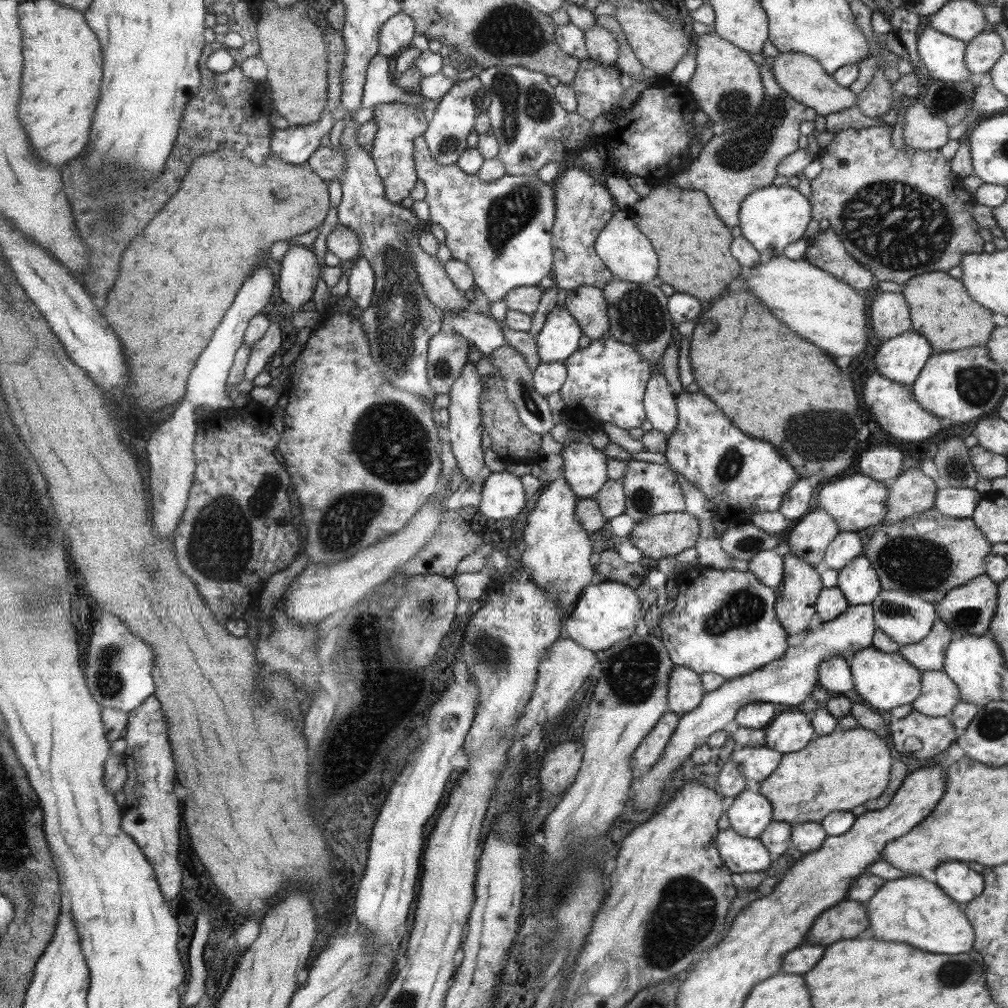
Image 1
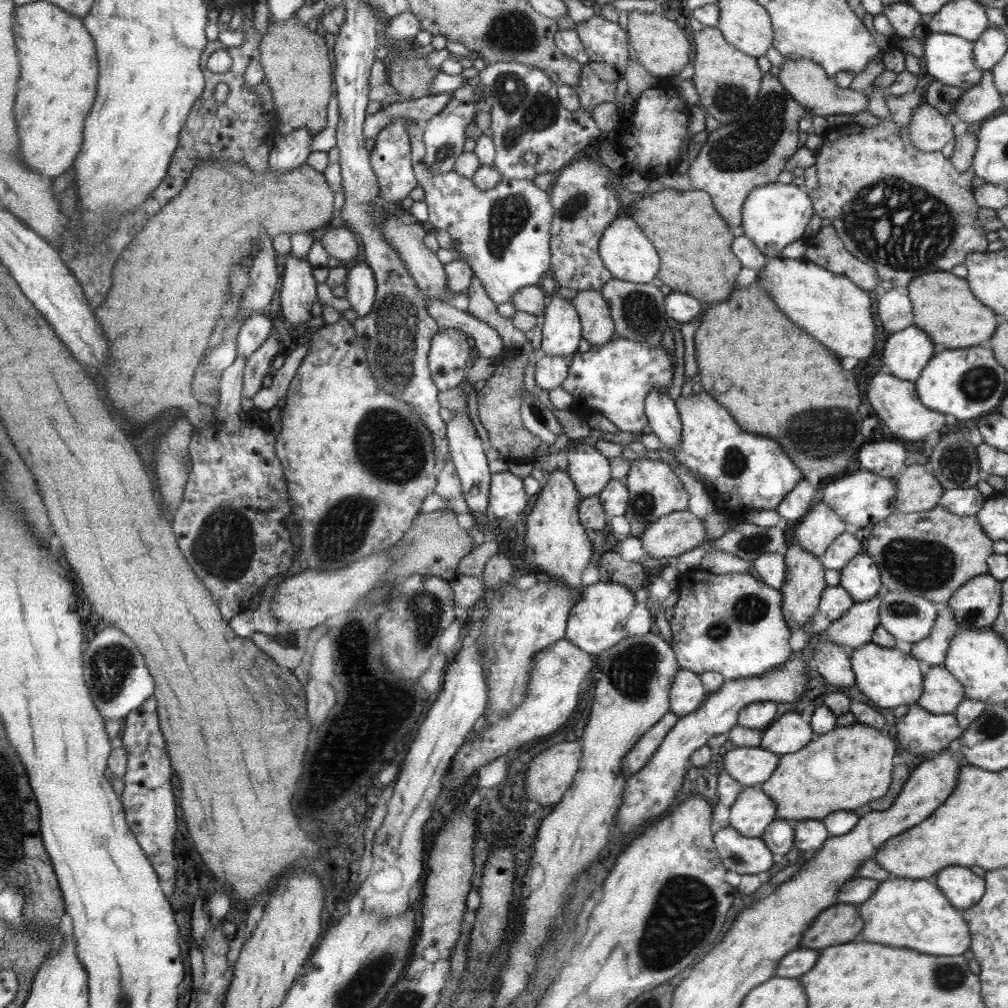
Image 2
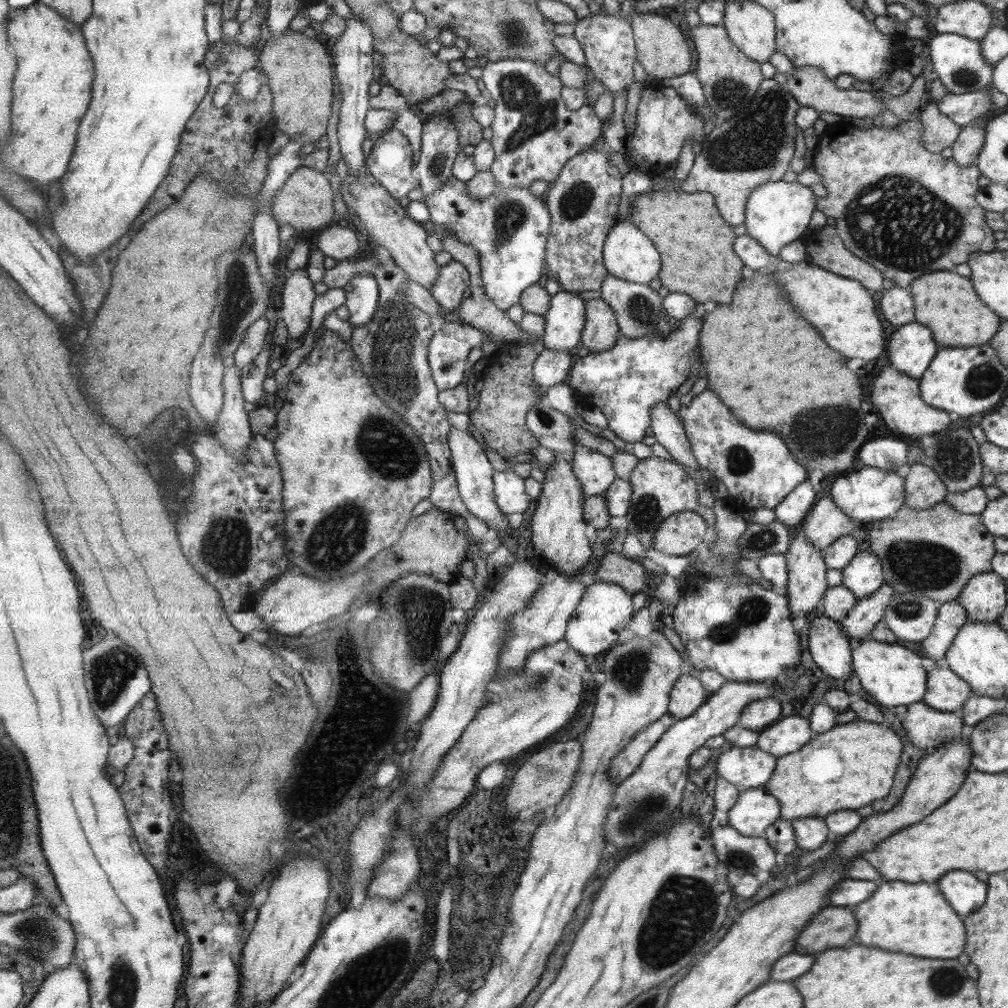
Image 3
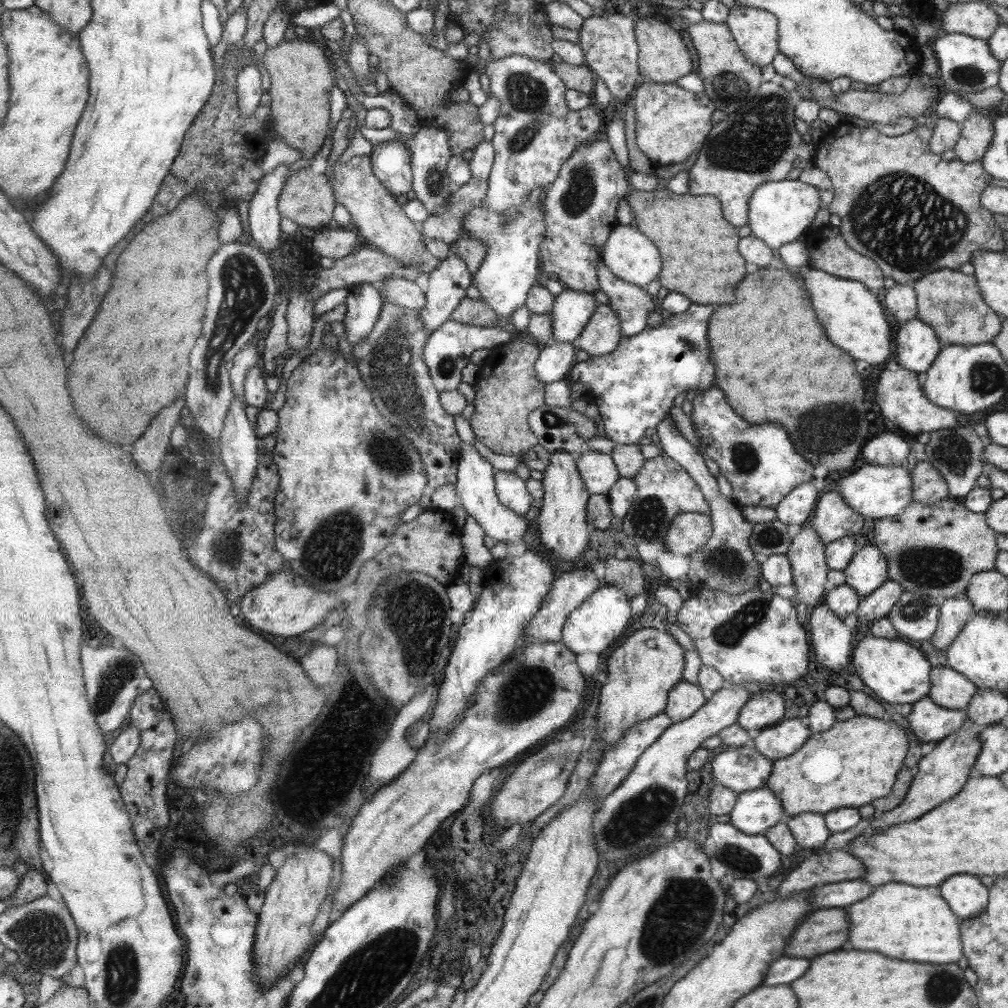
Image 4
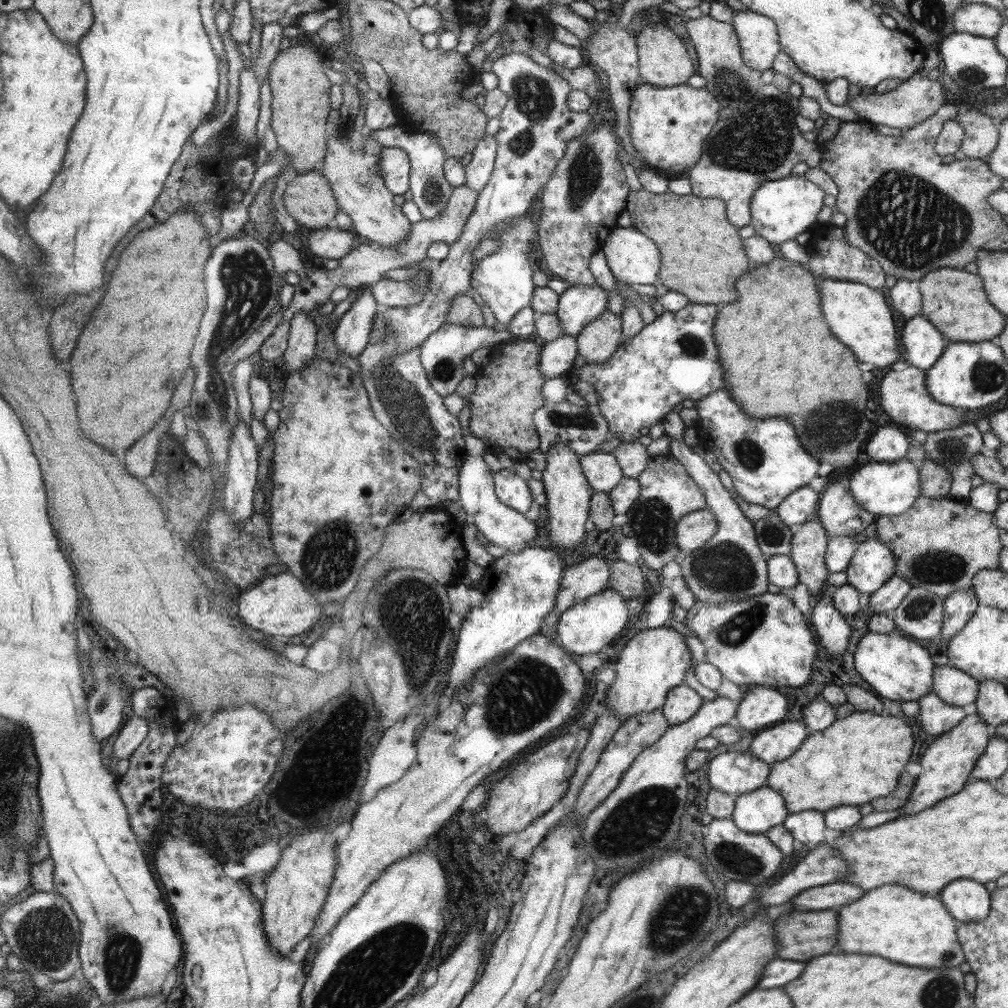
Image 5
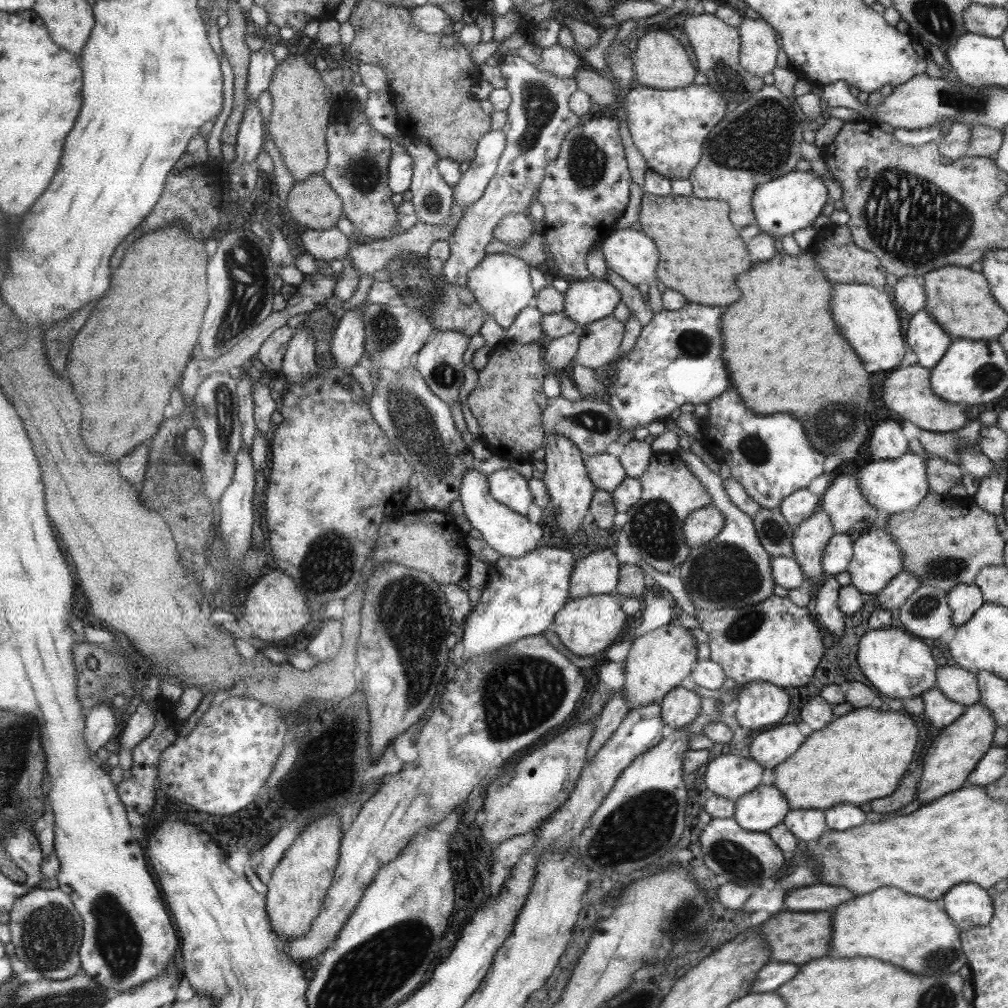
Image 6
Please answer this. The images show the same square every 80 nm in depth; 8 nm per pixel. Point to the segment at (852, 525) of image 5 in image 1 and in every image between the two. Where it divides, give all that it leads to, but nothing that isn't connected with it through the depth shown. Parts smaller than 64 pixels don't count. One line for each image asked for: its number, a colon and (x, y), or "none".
1: (809, 539)
2: (817, 530)
3: (824, 523)
4: (833, 519)

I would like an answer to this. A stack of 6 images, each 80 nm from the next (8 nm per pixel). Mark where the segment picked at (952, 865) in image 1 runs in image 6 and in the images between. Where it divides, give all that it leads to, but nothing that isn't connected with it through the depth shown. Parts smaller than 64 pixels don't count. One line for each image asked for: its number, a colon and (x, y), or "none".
2: (963, 889)
3: (964, 893)
4: (966, 896)
5: (967, 901)
6: (968, 905)

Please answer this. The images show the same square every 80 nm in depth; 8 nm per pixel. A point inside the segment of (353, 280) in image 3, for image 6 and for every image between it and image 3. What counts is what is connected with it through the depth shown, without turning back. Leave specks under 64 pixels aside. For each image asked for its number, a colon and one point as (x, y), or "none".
4: (363, 303)
5: (352, 331)
6: (347, 344)

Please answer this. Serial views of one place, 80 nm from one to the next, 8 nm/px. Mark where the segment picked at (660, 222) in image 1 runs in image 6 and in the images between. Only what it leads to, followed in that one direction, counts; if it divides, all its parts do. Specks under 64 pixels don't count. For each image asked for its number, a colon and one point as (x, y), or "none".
2: (695, 258)
3: (695, 244)
4: (698, 245)
5: (701, 256)
6: (701, 254)

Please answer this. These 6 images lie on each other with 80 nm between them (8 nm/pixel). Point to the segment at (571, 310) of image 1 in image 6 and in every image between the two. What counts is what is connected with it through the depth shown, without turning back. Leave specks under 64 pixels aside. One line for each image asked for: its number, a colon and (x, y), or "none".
2: (596, 323)
3: (600, 332)
4: (601, 335)
5: (598, 340)
6: (599, 342)

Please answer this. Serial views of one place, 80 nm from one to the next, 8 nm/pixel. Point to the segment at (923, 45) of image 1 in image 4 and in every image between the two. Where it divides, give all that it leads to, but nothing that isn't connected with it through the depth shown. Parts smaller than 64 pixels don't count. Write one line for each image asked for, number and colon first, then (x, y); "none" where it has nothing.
2: (947, 57)
3: (956, 61)
4: (965, 65)

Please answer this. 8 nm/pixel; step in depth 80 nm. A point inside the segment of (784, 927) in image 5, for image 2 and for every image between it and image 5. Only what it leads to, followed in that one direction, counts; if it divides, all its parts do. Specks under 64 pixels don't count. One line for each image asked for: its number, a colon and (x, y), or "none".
2: (841, 923)
3: (834, 926)
4: (824, 930)

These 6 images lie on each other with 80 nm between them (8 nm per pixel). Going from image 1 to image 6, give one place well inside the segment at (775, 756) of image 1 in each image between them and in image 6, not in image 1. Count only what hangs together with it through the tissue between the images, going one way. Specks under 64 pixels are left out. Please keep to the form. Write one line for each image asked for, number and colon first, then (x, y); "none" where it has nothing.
2: (748, 766)
3: (748, 767)
4: (727, 769)
5: (723, 775)
6: (731, 776)

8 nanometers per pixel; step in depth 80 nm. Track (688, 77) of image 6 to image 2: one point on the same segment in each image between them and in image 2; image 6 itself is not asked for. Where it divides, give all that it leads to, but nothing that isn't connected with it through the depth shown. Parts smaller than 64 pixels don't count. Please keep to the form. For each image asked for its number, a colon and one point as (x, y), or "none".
2: (659, 46)
3: (660, 48)
4: (662, 57)
5: (662, 61)

